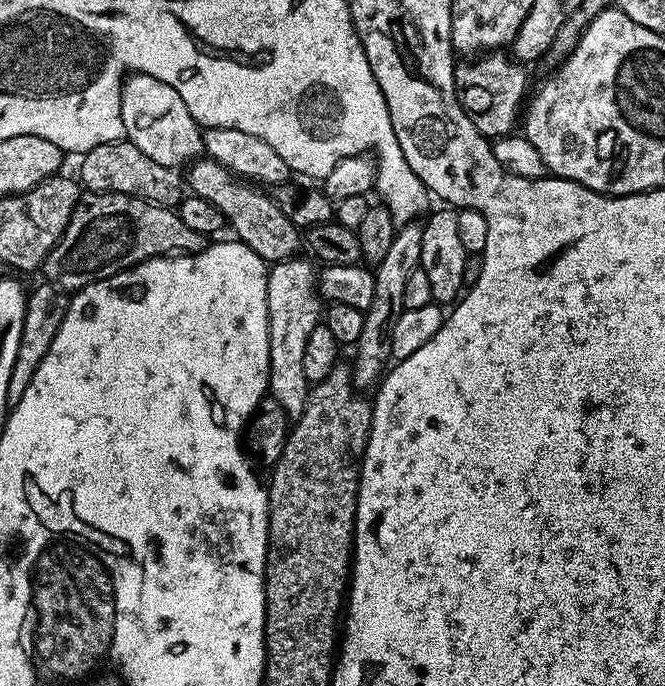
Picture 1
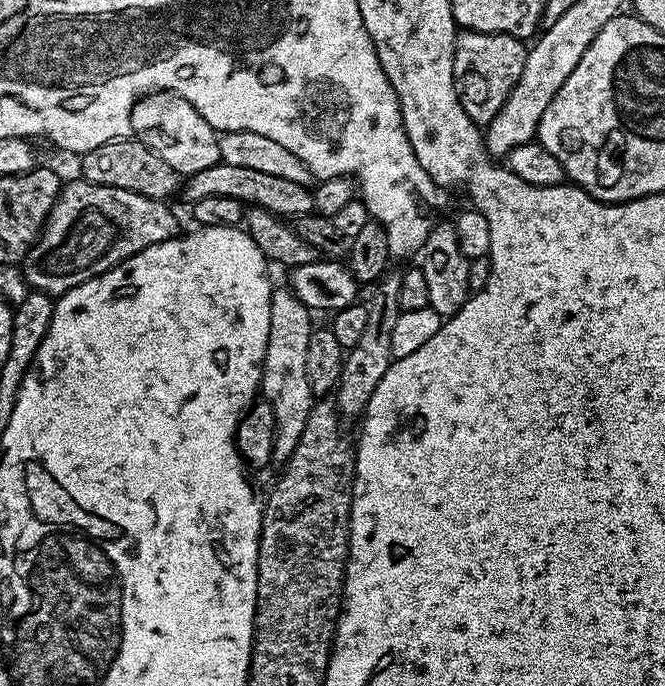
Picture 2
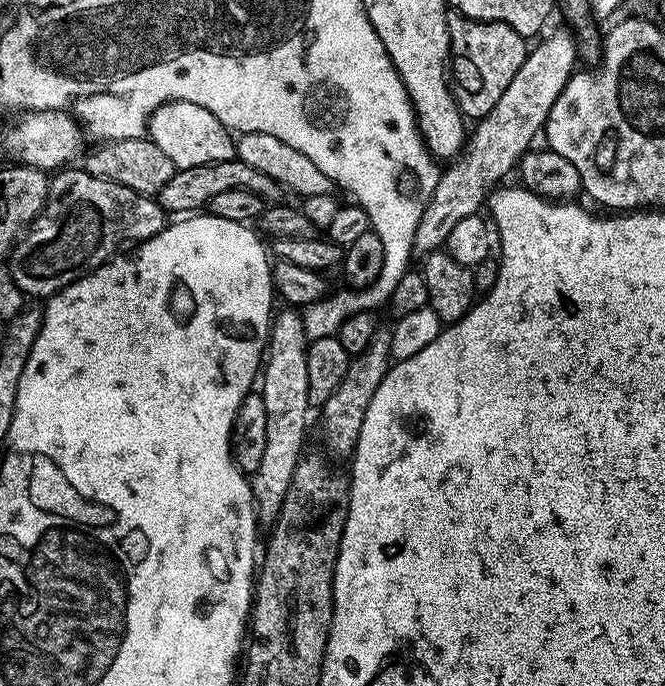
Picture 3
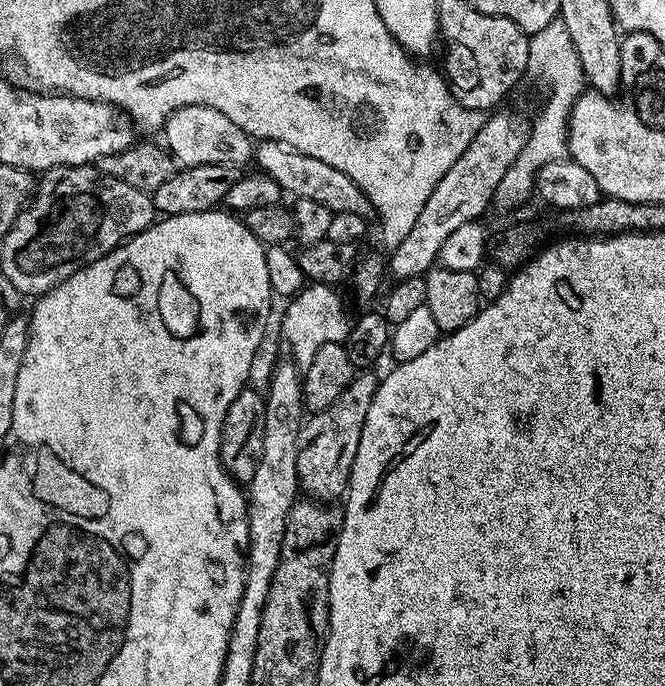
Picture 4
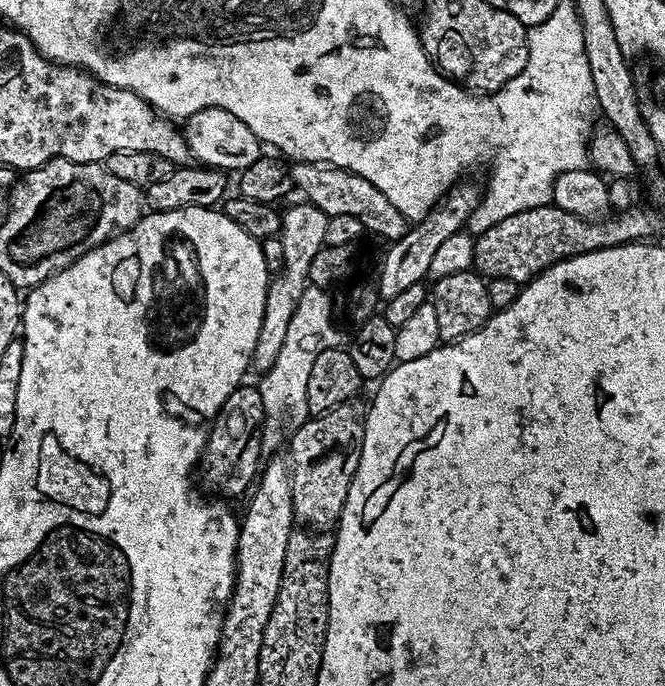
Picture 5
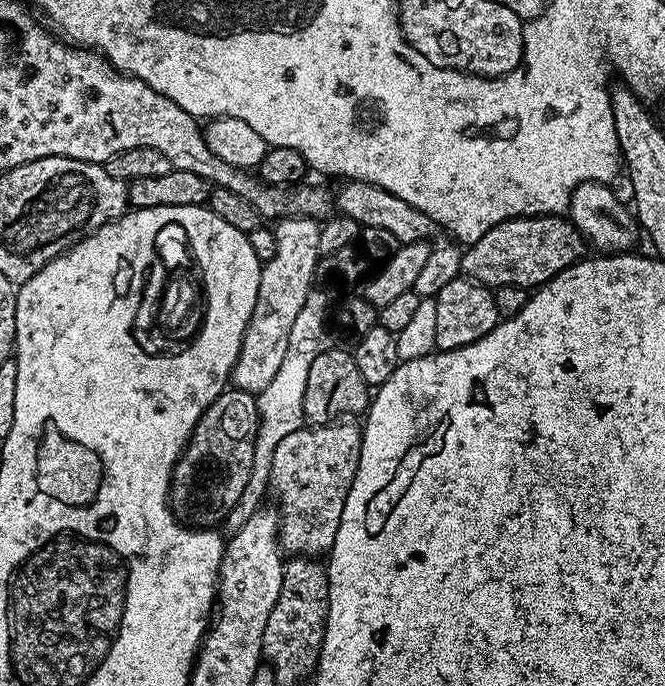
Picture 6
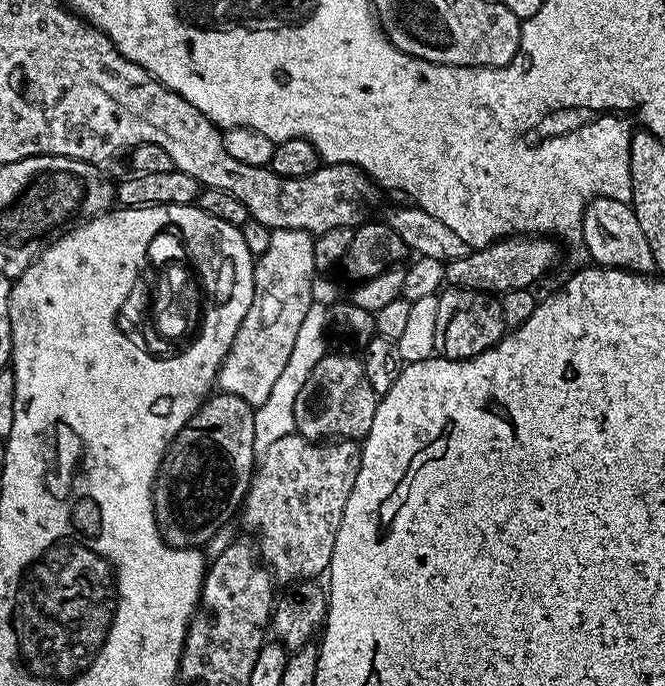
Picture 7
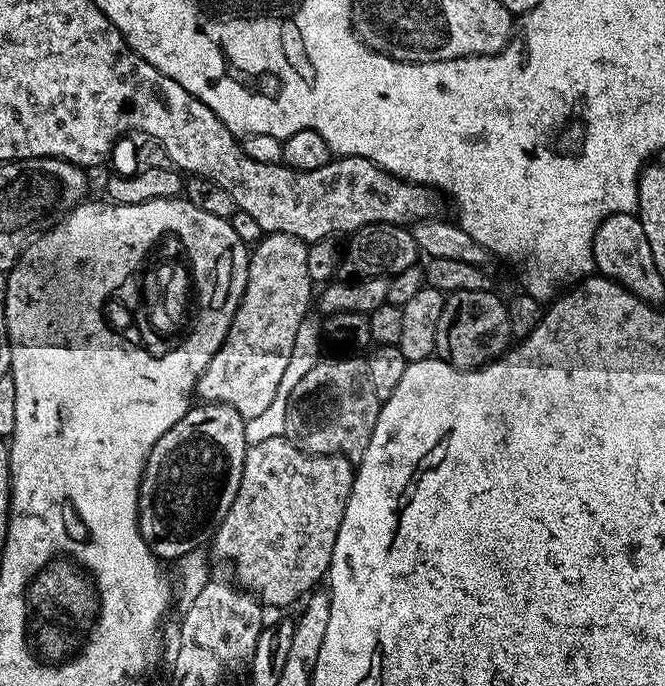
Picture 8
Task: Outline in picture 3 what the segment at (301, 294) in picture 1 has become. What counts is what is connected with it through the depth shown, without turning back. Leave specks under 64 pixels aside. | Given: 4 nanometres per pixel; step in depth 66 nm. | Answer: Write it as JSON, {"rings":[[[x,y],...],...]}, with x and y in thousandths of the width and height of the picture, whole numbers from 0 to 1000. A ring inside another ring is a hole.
{"rings":[[[427,446],[423,450],[409,464],[400,517],[394,526],[394,552],[388,560],[394,586],[400,586],[400,650],[388,685],[376,694],[385,749],[389,762],[398,767],[414,764],[430,714],[436,714],[442,685],[460,657],[457,640],[463,636],[463,599],[471,593],[460,547],[466,493],[457,481],[457,462],[444,448]]]}

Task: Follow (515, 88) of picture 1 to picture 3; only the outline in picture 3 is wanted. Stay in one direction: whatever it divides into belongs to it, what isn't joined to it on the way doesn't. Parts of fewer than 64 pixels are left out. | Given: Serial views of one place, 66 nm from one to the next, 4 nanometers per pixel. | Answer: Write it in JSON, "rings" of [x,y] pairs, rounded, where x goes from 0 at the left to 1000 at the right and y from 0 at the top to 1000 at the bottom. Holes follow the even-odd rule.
{"rings":[[[690,20],[675,22],[677,117],[683,124],[686,152],[704,172],[720,172],[743,160],[743,149],[755,143],[761,125],[779,108],[794,82],[797,64],[789,54],[755,32],[704,29]]]}

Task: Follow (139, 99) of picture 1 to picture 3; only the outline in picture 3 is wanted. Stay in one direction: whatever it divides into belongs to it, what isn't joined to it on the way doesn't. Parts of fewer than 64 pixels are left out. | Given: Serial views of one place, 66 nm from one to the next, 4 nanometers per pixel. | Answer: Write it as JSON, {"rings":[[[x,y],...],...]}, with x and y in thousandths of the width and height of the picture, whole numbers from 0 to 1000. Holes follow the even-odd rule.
{"rings":[[[257,146],[238,155],[223,173],[221,203],[232,206],[262,236],[265,246],[286,242],[310,242],[322,236],[347,233],[355,224],[355,204],[350,194],[310,155],[292,155],[292,149]]]}

